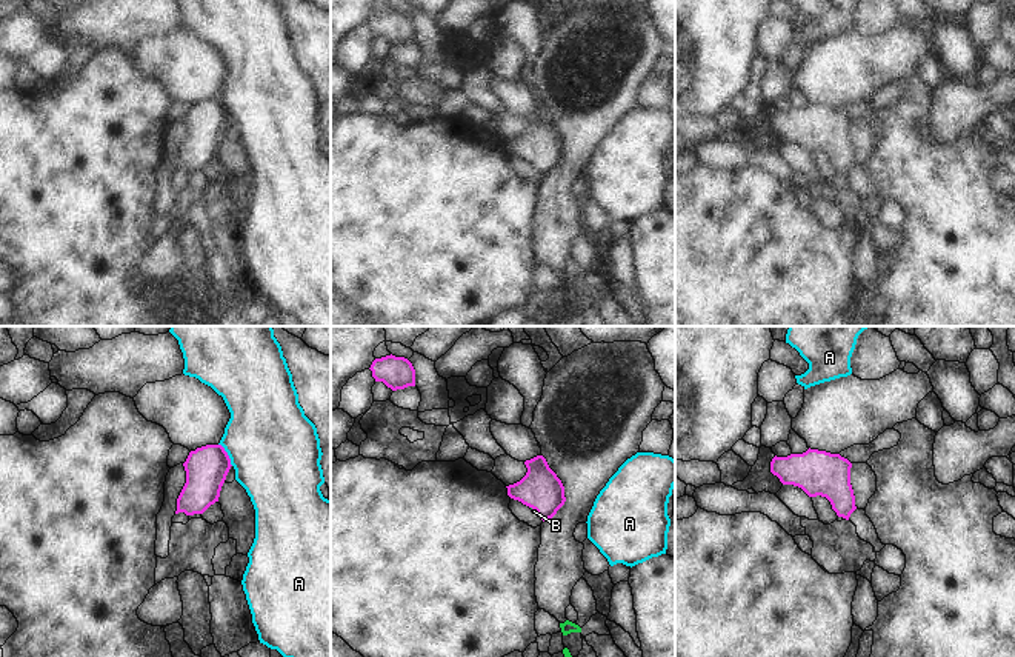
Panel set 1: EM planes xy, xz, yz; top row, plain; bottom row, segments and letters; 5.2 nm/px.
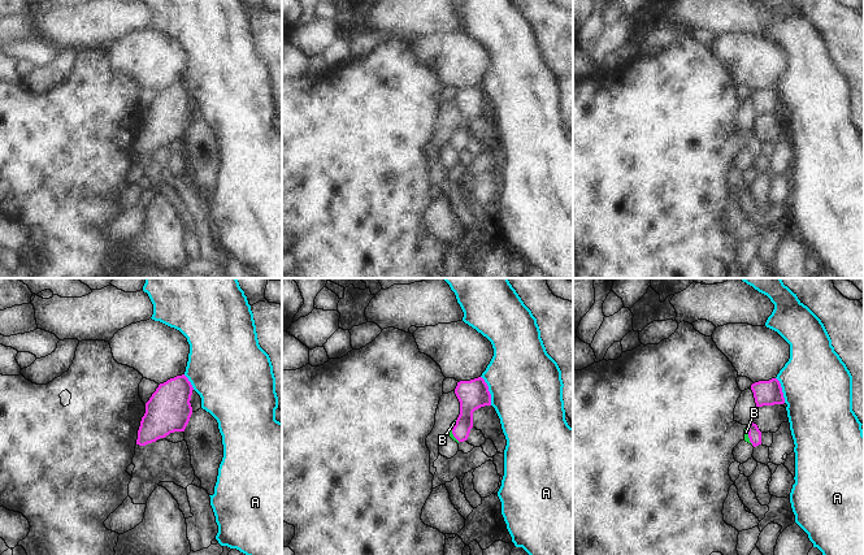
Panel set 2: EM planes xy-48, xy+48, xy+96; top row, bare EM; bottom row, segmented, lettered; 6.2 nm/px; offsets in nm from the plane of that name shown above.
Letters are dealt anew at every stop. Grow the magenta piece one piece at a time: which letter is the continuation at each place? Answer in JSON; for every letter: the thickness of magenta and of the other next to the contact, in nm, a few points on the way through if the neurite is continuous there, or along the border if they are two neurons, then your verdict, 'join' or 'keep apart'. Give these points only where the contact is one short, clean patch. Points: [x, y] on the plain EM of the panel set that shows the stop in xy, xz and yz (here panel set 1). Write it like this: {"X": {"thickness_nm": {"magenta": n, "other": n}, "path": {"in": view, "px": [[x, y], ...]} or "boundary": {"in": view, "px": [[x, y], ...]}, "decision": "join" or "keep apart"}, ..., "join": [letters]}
{"A": {"thickness_nm": {"magenta": 220, "other": 460}, "decision": "keep apart"}, "B": {"thickness_nm": {"magenta": 220, "other": 20}, "path": {"in": "xz", "px": [[540, 143], [535, 165], [534, 166]]}, "decision": "join"}, "join": ["B"]}

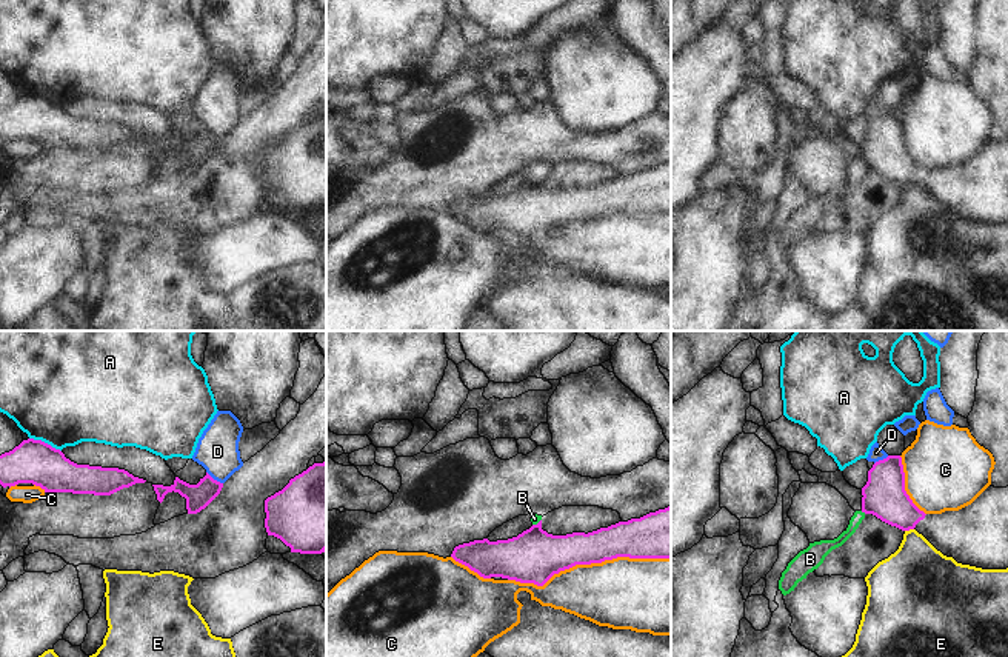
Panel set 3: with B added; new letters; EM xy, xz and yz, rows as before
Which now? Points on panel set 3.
{"A": {"thickness_nm": {"magenta": 220, "other": 500}, "boundary": {"in": "xy", "px": [[30, 93], [40, 94], [60, 106]]}, "decision": "keep apart"}, "B": {"thickness_nm": {"magenta": 220, "other": 60}, "boundary": {"in": "yz", "px": [[861, 166], [865, 168]]}, "decision": "keep apart"}, "C": {"thickness_nm": {"magenta": 240, "other": 380}, "decision": "keep apart"}, "D": {"thickness_nm": {"magenta": 130, "other": 220}, "boundary": {"in": "xy", "px": [[206, 126], [222, 139]]}, "decision": "keep apart"}, "E": {"thickness_nm": {"magenta": 220, "other": 340}, "boundary": {"in": "yz", "px": [[913, 183], [905, 186]]}, "decision": "keep apart"}, "join": []}

